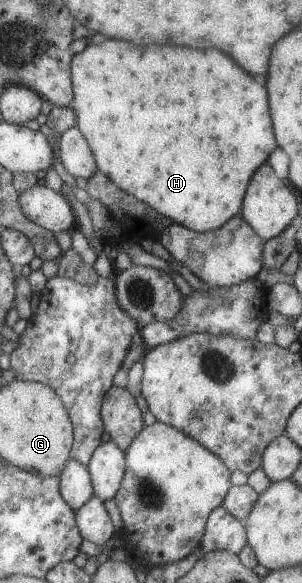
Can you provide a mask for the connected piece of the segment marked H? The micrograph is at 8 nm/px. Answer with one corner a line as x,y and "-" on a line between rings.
105,40
99,46
88,44
83,52
73,56
71,78
73,100
71,100
69,108
76,114
76,126
89,144
95,156
98,170
103,172
103,175
107,176
121,190
135,196
135,199
147,204
173,223
181,224
194,232
214,231
238,214
243,206
243,199
253,173
263,163
267,163
271,150
277,146
275,136
273,136
273,124
271,124
271,112
269,112
265,86
261,86
253,76
249,76
245,70
241,70
227,54
223,54
217,48
193,50
187,46
173,46
173,44
135,46
131,42

